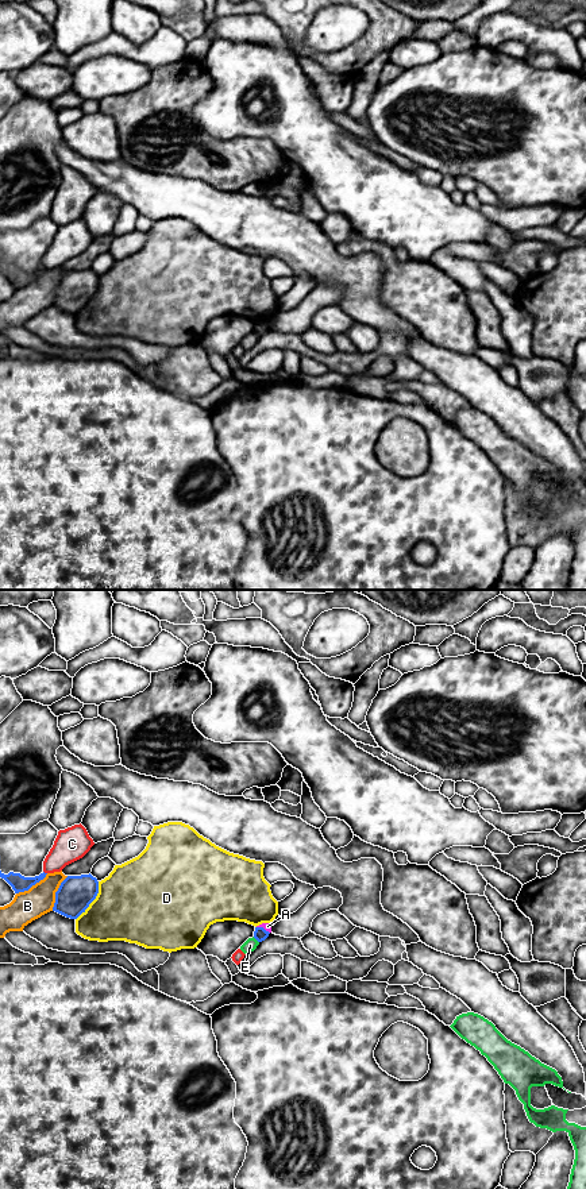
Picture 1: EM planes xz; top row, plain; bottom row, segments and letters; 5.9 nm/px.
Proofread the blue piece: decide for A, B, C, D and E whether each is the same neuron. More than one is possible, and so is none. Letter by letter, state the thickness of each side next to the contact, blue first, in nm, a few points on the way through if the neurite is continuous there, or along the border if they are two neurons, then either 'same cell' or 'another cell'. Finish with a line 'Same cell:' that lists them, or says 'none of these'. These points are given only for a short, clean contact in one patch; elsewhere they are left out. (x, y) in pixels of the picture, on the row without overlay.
A: calibres 80 and 50 nm; border xz (257, 321), (269, 328); another cell
B: calibres 200 and 180 nm; border xz (68, 271), (56, 288), (56, 297), (51, 305); another cell
C: calibres 100 and 200 nm; another cell
D: calibres 200 and 460 nm; another cell
E: calibres 80 and 80 nm; another cell
Same cell: none of these

